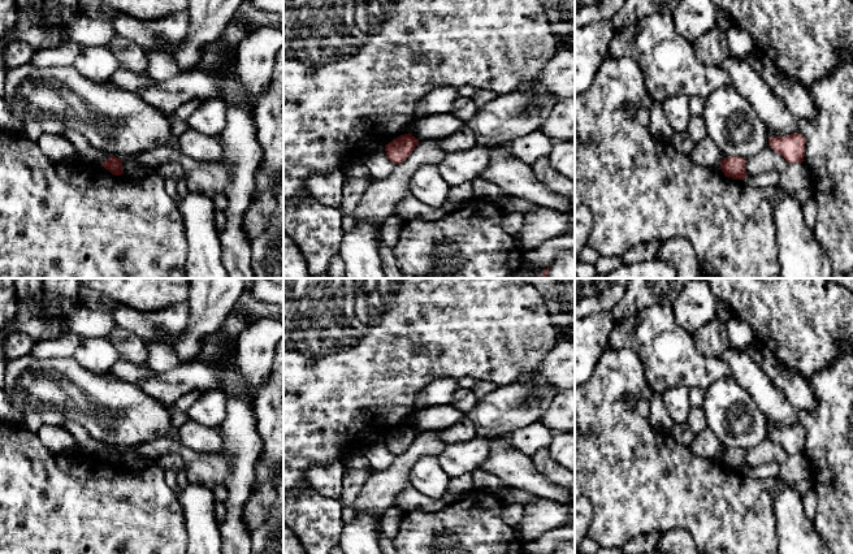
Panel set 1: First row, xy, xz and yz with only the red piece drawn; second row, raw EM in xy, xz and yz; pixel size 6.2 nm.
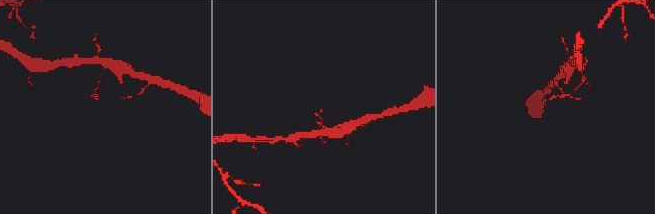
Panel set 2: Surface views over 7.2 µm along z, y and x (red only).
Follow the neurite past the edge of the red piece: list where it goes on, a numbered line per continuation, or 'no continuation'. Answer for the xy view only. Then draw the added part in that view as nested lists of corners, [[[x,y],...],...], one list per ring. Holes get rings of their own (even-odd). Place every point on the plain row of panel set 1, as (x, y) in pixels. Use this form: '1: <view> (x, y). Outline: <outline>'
no continuation

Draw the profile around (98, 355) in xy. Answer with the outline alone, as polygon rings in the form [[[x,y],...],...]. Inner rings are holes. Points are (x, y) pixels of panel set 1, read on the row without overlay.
[[[81,338],[73,358],[95,375],[111,375],[113,365],[121,359],[107,338]]]

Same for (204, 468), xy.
[[[159,437],[140,445],[137,454],[143,458],[179,454],[185,463],[189,482],[204,485],[209,489],[215,485],[224,485],[230,473],[230,460],[224,450],[221,453],[198,453],[168,437]]]

